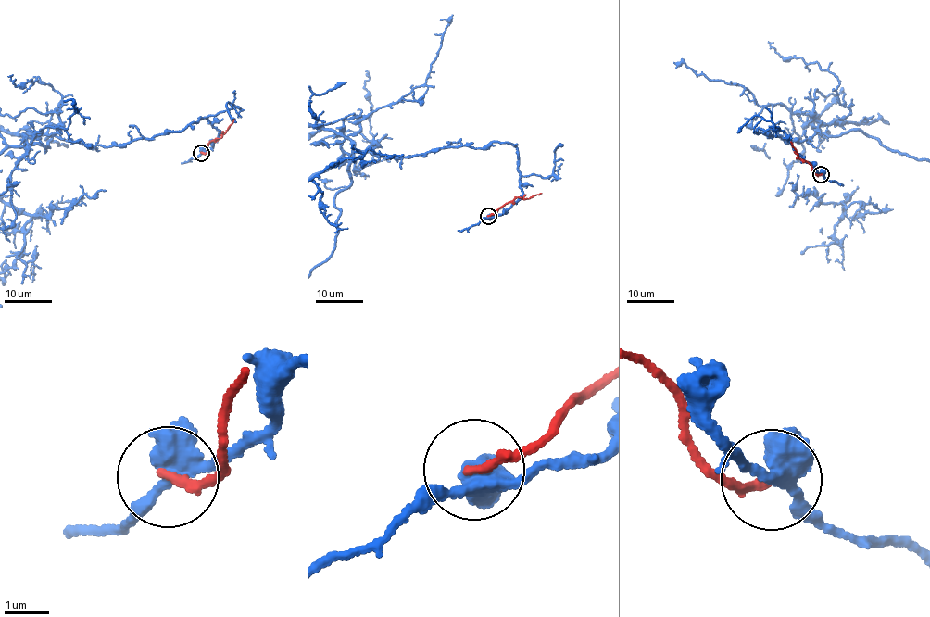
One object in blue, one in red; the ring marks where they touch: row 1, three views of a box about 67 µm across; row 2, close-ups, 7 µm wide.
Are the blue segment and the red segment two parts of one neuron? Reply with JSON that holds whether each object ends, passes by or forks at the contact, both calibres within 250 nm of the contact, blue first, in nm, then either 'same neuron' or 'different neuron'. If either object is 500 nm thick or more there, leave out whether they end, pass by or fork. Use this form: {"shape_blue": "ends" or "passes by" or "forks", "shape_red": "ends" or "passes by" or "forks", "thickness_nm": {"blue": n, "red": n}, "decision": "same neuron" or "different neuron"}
{"thickness_nm": {"blue": 550, "red": 200}, "decision": "different neuron"}

